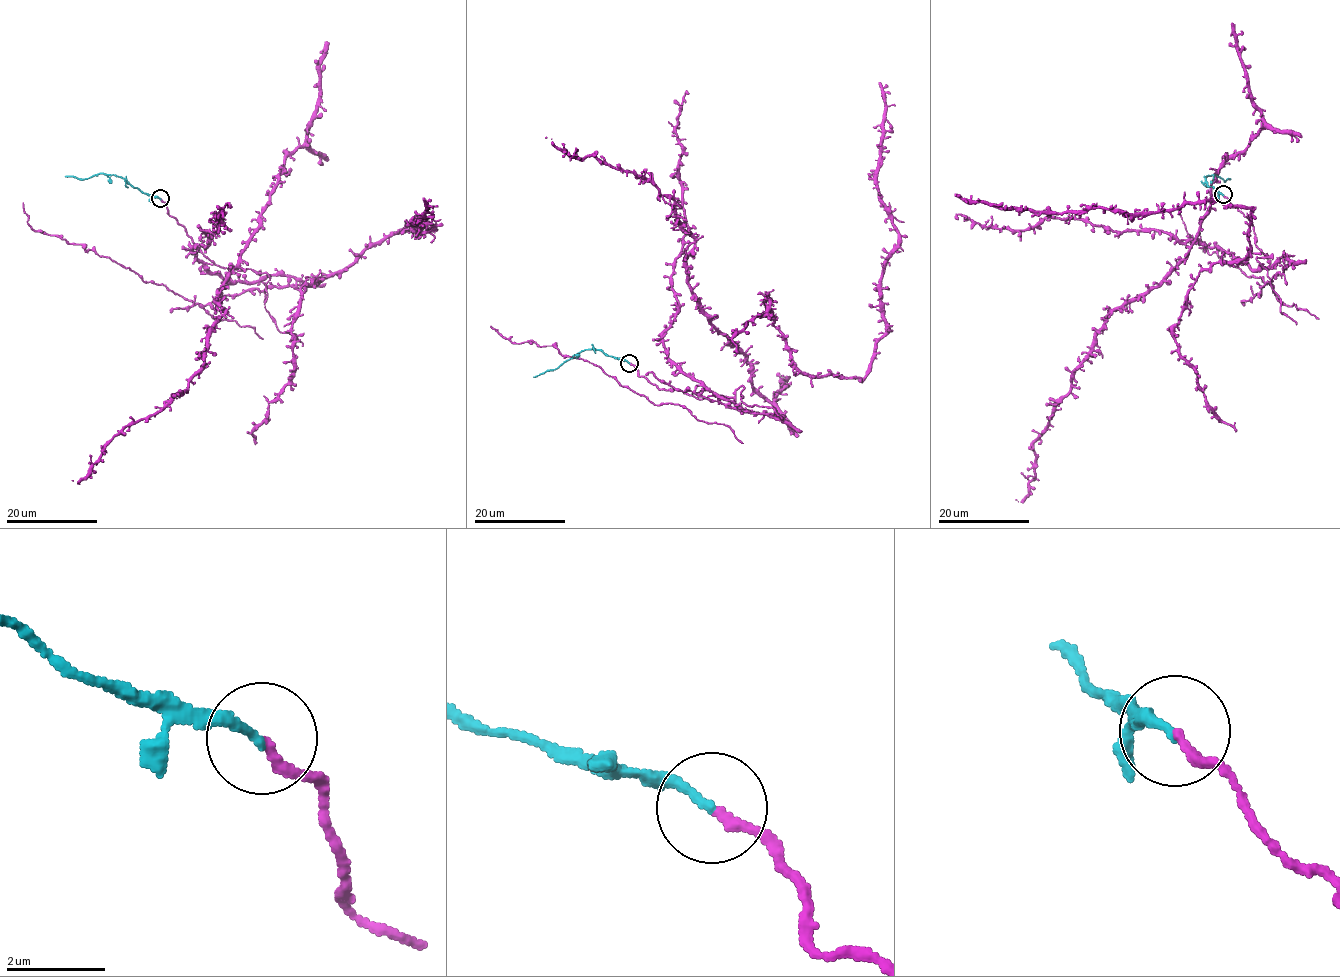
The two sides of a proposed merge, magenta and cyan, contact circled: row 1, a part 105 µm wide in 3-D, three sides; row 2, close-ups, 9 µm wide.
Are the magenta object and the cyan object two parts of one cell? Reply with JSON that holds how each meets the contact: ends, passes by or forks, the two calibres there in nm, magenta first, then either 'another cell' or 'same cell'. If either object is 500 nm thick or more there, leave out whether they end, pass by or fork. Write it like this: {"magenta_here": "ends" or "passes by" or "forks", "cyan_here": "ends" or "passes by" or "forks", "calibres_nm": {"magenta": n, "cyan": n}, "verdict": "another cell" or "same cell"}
{"magenta_here": "ends", "cyan_here": "ends", "calibres_nm": {"magenta": 190, "cyan": 170}, "verdict": "same cell"}

